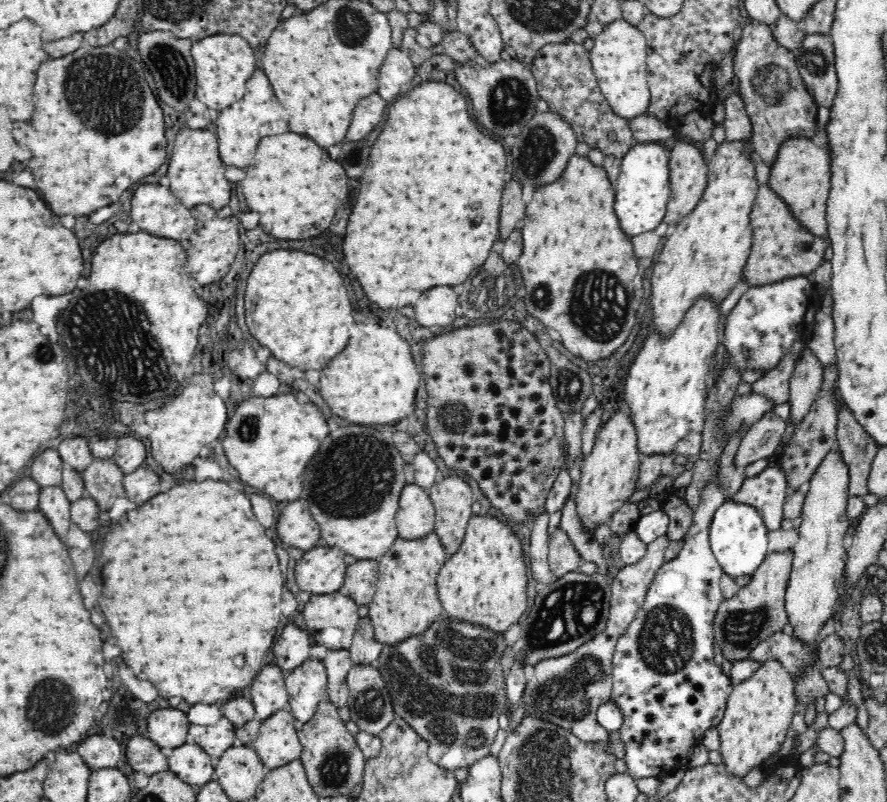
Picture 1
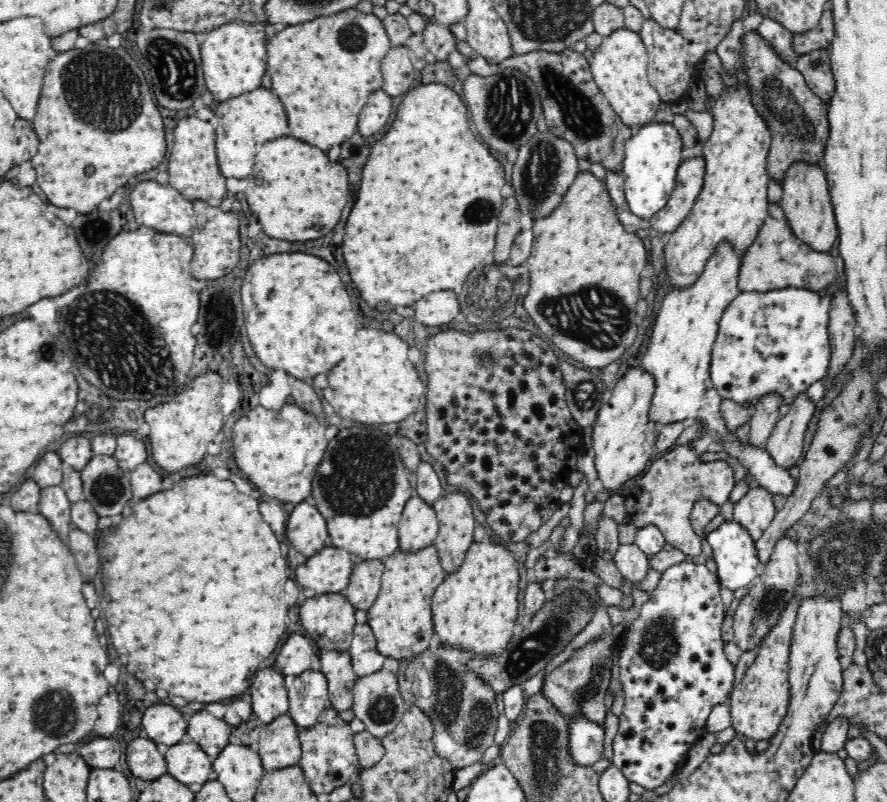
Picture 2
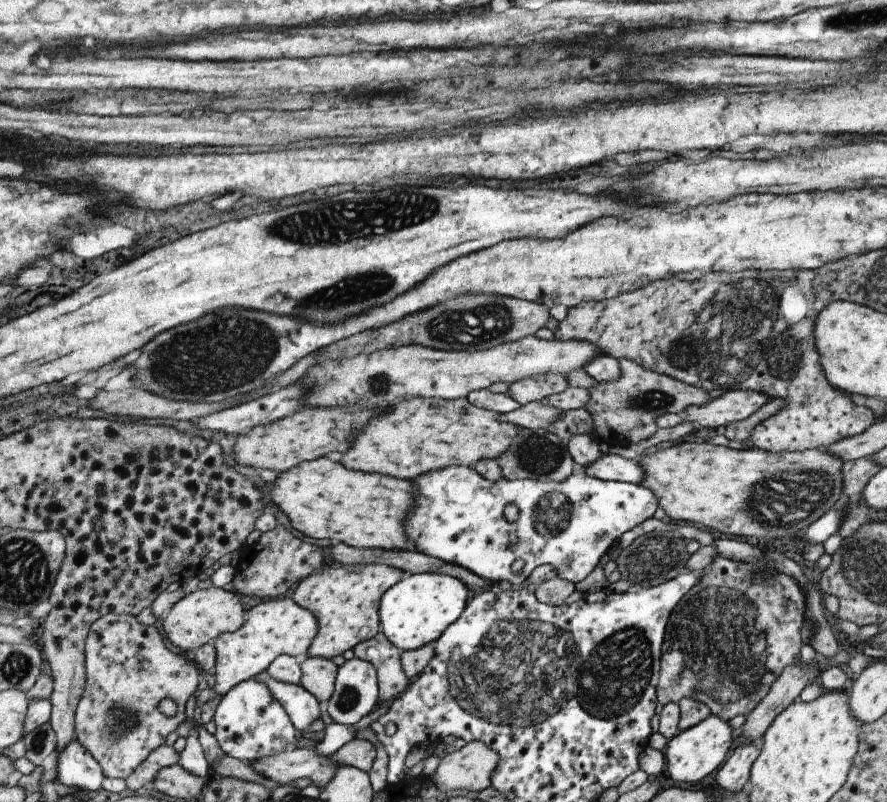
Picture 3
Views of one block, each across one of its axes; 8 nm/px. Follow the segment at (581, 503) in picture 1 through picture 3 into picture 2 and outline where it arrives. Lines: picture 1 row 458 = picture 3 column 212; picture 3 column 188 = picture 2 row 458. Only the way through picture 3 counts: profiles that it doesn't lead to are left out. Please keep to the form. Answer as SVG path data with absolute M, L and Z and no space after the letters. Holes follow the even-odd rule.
M637 366L628 370L626 376L616 382L600 407L591 440L596 472L606 490L618 490L624 482L646 470L646 462L656 452L654 448L658 427L650 421L649 415L655 388L654 377L641 366Z

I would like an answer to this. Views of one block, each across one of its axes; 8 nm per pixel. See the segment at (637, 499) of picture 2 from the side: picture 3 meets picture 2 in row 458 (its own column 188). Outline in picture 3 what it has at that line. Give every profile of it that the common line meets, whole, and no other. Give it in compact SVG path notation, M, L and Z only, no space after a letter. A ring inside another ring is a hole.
M108 613L89 626L85 640L86 684L75 710L75 738L100 764L104 777L125 780L150 752L165 744L166 737L180 724L184 724L186 729L197 730L210 766L224 755L216 737L191 717L191 703L193 692L198 688L199 672L200 669L193 659L172 652L166 647L163 634L157 625L144 625L138 622L137 615ZM162 698L171 698L177 703L178 713L175 716L168 717L160 712L158 704Z

